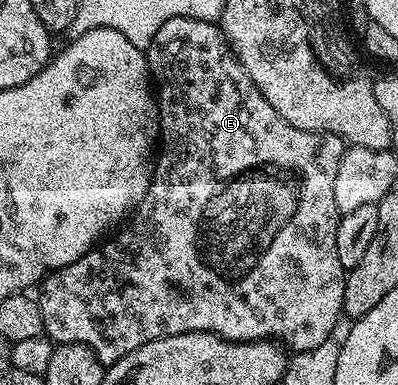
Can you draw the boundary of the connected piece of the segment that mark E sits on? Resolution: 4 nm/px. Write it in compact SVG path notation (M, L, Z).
M192 17L169 19L169 23L162 25L157 35L153 35L150 45L145 50L145 56L145 64L151 75L154 92L157 94L161 138L157 156L153 161L151 186L139 208L134 210L135 222L128 229L120 228L112 241L104 240L98 247L91 248L81 259L56 269L54 273L49 273L43 278L43 294L38 294L37 300L44 334L52 342L60 345L89 347L104 366L112 365L117 359L129 355L129 351L137 351L137 347L145 343L153 343L153 339L161 339L165 335L181 335L189 331L215 333L230 341L274 339L288 350L293 349L296 354L309 352L332 340L331 332L343 317L345 283L348 275L348 270L341 267L341 259L337 259L337 227L341 214L337 207L337 199L333 199L333 183L337 183L337 167L341 163L345 148L343 138L332 133L301 131L285 123L285 119L281 119L281 115L277 115L277 111L269 107L265 95L261 95L253 79L249 79L245 67L241 67L227 40L223 38L223 30L218 24L198 21Z

